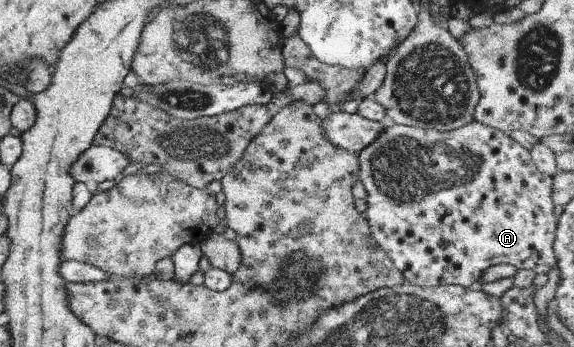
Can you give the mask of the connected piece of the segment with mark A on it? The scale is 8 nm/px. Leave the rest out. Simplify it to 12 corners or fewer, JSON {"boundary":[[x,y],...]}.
{"boundary":[[386,123],[365,221],[407,284],[556,265],[552,177],[506,132]]}

